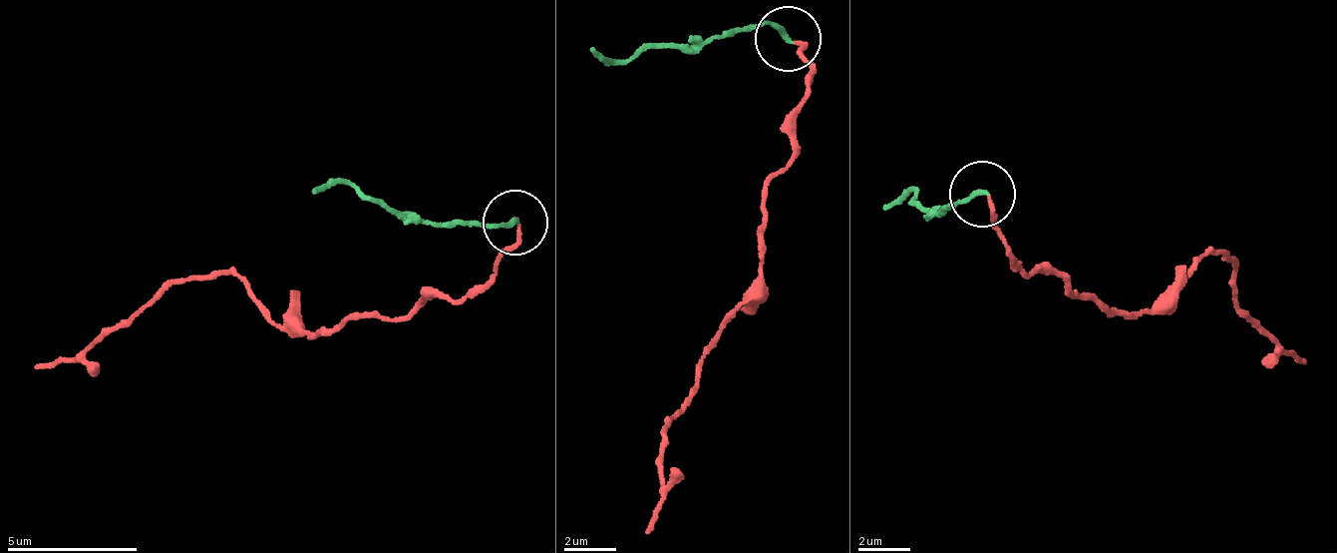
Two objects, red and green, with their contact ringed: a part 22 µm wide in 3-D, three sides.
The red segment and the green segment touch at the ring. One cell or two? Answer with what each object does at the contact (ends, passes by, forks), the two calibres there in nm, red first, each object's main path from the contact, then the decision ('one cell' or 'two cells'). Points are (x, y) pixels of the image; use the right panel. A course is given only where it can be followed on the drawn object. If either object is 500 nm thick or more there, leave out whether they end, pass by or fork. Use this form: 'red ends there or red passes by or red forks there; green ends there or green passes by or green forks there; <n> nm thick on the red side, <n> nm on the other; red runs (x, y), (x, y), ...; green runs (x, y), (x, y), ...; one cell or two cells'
red ends there; green ends there; 90 nm thick on the red side, 200 nm on the other; red runs (979, 192), (1025, 273), (1066, 271), (1093, 301), (1161, 316), (1207, 254), (1223, 256), (1240, 308), (1303, 361); green runs (984, 193), (923, 215), (916, 192), (899, 196), (886, 210); two cells

